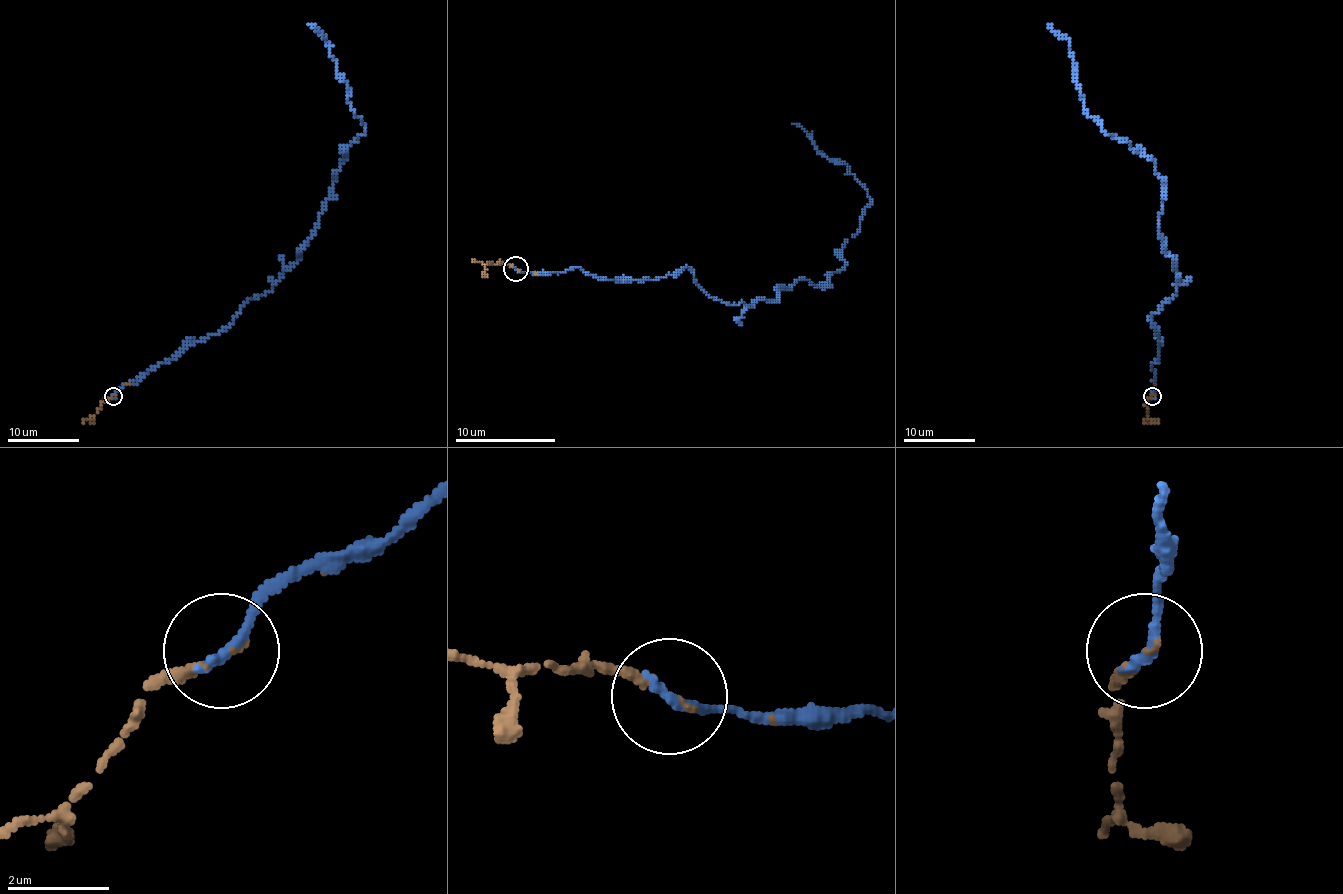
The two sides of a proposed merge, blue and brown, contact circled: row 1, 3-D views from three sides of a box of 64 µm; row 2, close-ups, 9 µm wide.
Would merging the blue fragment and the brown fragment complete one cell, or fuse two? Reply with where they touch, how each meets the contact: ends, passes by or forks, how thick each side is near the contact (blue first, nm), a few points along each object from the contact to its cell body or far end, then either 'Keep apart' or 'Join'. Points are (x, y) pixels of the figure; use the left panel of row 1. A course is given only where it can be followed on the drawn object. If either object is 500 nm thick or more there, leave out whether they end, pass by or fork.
Place: (113, 396). At the ring blue ends. At the ring brown ends. Thickness 240 nm (blue) against 130 nm. Course of blue: (113, 395), (228, 326), (298, 260), (364, 123), (326, 39), (309, 23). Course of brown: (114, 395), (105, 399), (95, 415), (82, 422). Join

